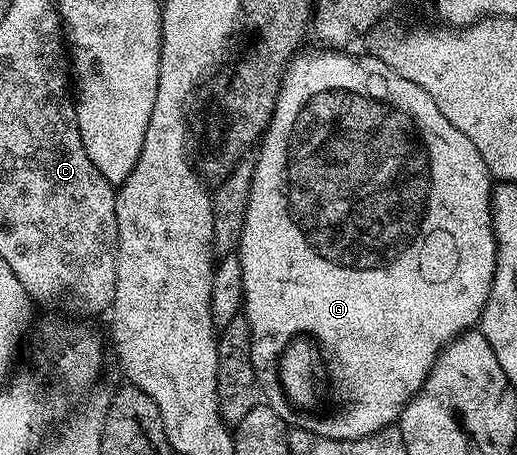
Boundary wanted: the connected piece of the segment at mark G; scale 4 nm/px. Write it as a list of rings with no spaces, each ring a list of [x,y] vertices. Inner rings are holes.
[[[343,49],[319,50],[323,51],[304,50],[288,62],[283,82],[279,84],[279,96],[275,102],[275,112],[271,115],[271,126],[258,144],[259,155],[254,156],[251,199],[245,209],[245,225],[237,252],[243,282],[242,314],[249,321],[251,360],[267,406],[279,415],[283,412],[284,395],[279,391],[279,359],[287,347],[283,344],[283,339],[290,339],[287,327],[307,327],[307,337],[317,340],[329,360],[329,383],[332,388],[335,386],[335,395],[343,402],[343,408],[332,415],[324,413],[319,423],[315,423],[315,419],[303,419],[303,423],[307,423],[307,431],[321,437],[360,439],[392,426],[405,404],[419,394],[440,351],[451,340],[472,330],[482,320],[483,306],[489,301],[497,265],[497,245],[491,220],[493,176],[485,161],[481,161],[481,153],[477,153],[473,141],[469,141],[461,129],[445,121],[445,113],[437,109],[433,97],[429,97],[421,85],[405,81],[405,77],[398,75],[388,63],[376,59],[370,53],[354,59],[353,56],[346,55],[348,52]]]

